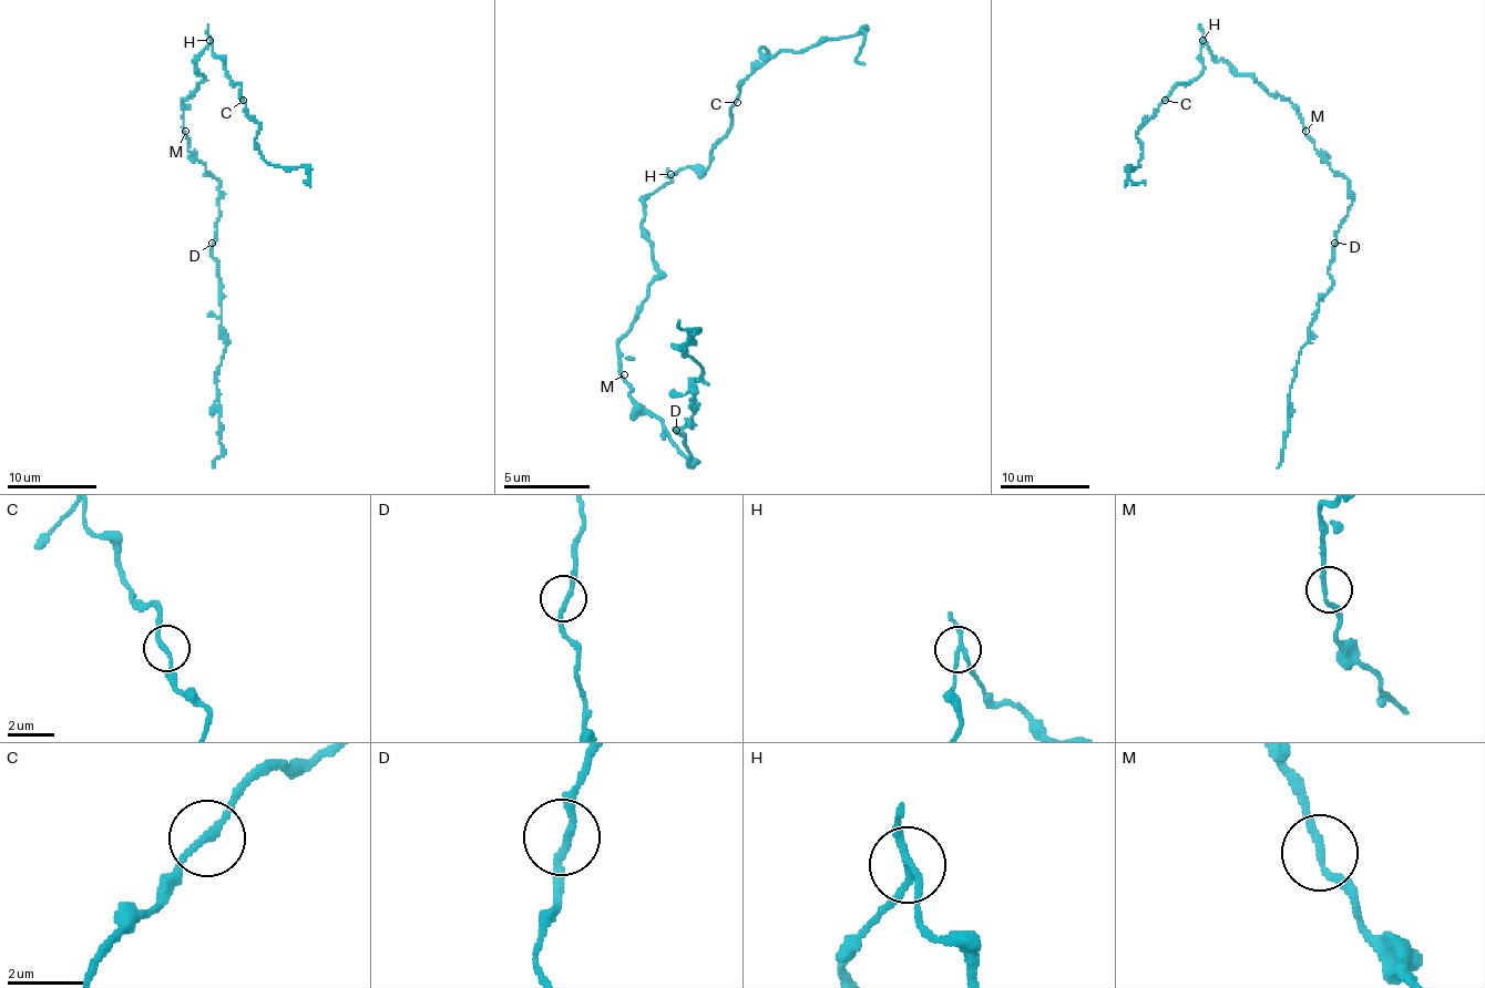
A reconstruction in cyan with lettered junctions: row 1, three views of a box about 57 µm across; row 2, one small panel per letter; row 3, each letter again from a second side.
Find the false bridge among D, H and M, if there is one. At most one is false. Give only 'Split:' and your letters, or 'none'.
Split: H

